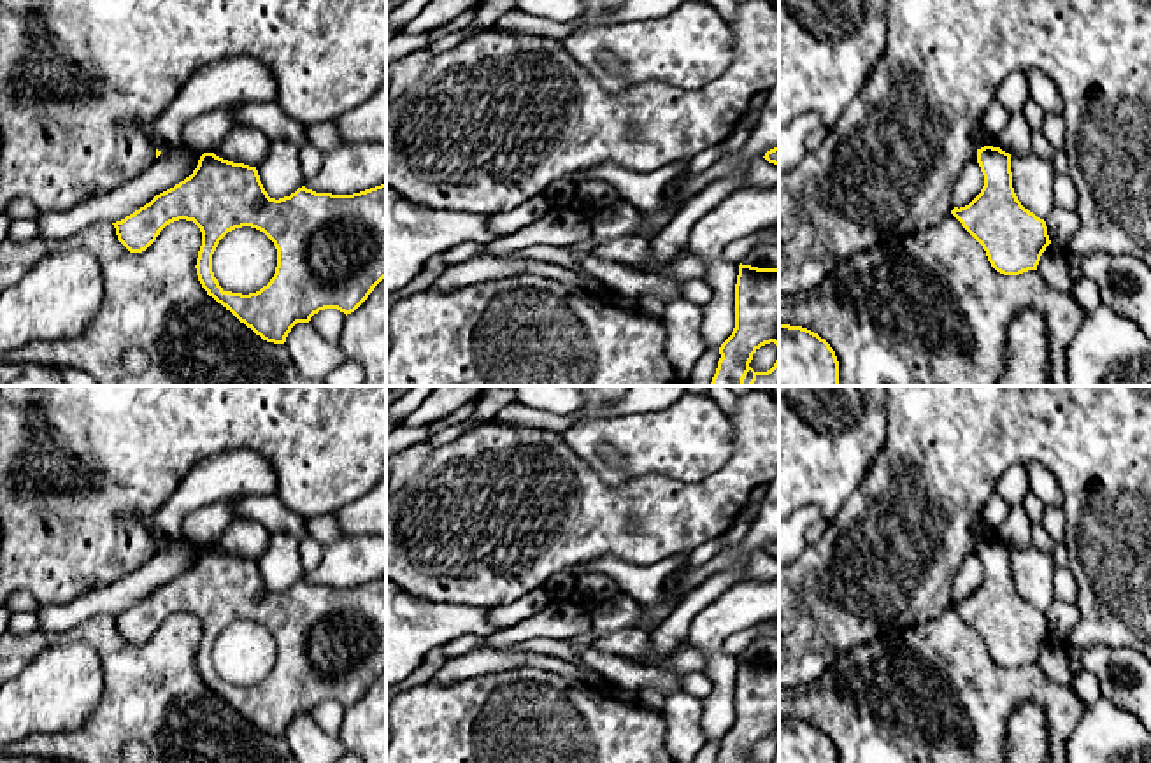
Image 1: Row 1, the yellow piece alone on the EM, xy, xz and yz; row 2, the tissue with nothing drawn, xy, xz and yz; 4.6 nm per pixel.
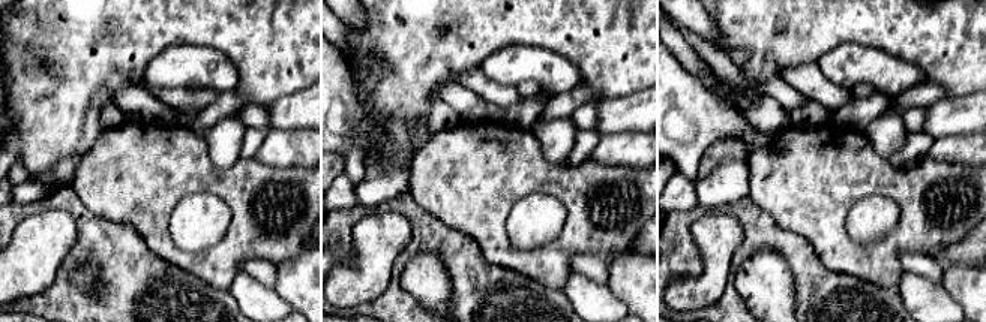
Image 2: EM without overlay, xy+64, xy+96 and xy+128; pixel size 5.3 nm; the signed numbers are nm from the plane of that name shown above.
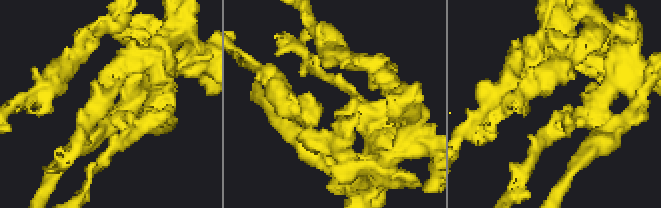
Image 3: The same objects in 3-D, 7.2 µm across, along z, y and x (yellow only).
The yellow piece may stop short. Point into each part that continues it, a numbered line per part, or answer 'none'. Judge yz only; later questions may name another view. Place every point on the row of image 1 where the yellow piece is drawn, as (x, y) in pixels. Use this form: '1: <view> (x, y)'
none

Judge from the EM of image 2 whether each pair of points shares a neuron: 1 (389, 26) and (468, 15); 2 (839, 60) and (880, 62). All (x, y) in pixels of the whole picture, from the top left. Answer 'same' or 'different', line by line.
1: same
2: same

